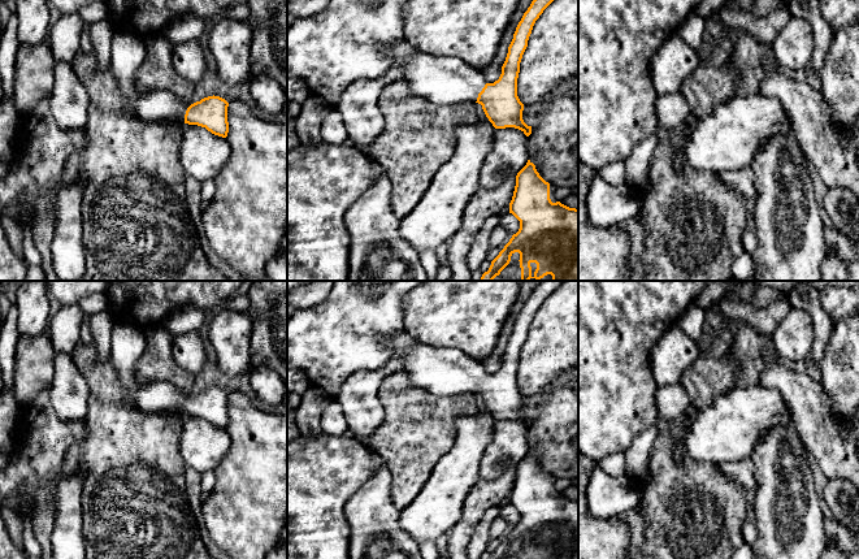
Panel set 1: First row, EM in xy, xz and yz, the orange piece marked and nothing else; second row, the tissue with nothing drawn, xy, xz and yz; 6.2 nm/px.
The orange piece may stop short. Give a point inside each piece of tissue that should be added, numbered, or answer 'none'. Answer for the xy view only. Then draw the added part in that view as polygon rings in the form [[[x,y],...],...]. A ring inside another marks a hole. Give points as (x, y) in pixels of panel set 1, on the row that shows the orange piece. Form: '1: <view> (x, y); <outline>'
1: xy (128, 52); [[[114,31],[112,39],[110,69],[129,109],[139,120],[183,121],[188,101],[169,91],[143,92],[135,86],[135,73],[146,58],[146,43],[130,34]]]

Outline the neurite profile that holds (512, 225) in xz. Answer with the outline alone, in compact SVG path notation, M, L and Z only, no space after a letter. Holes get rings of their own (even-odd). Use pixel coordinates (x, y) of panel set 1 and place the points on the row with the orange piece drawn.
M506 213L500 214L500 224L504 226L508 231L508 234L516 234L520 229L520 221L512 214L512 213Z

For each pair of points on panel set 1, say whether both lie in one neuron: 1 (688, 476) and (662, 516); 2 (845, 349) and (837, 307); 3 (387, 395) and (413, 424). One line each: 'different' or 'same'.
1: same
2: different
3: same

